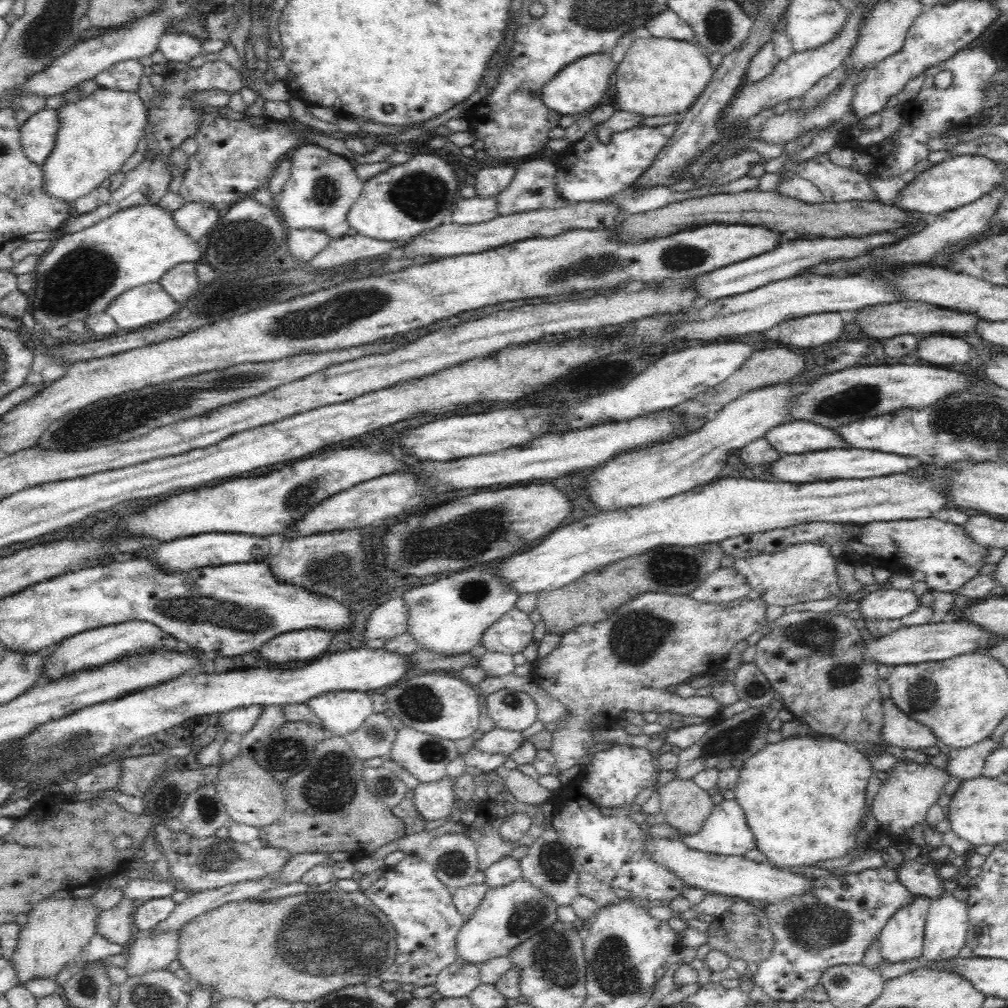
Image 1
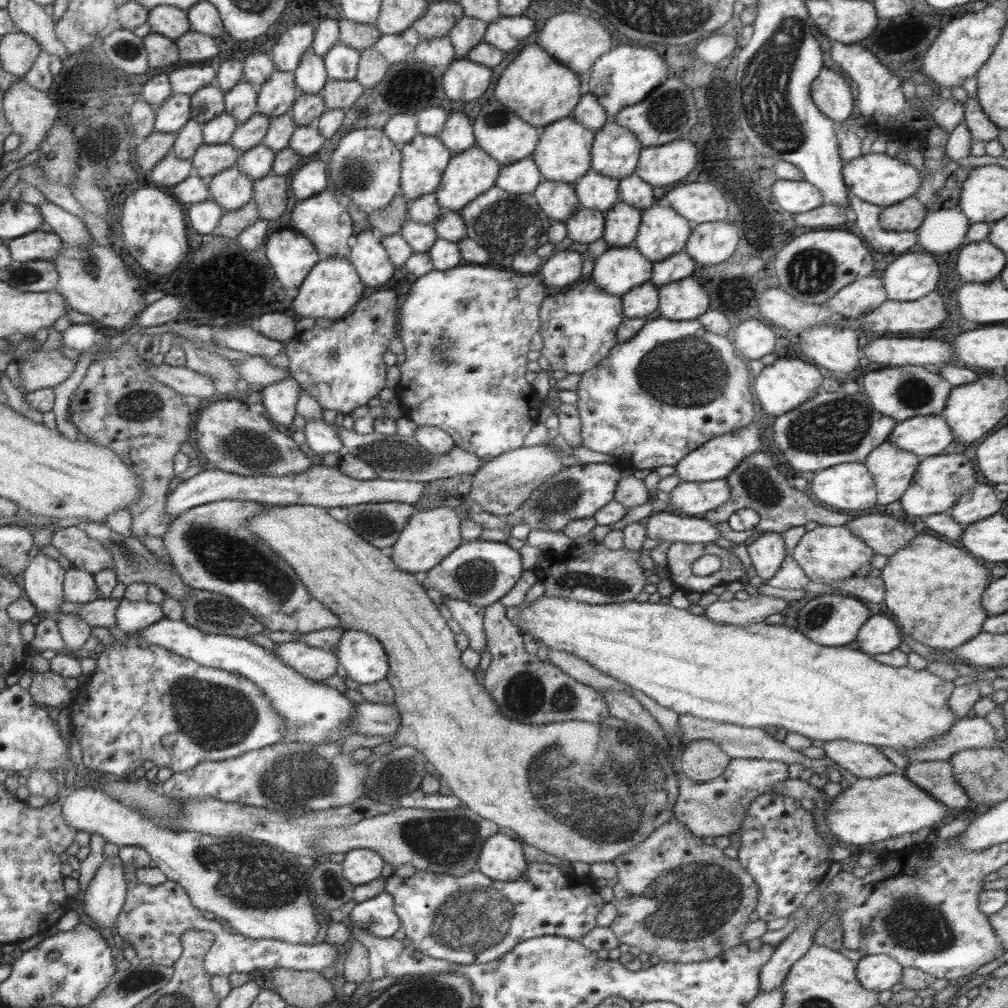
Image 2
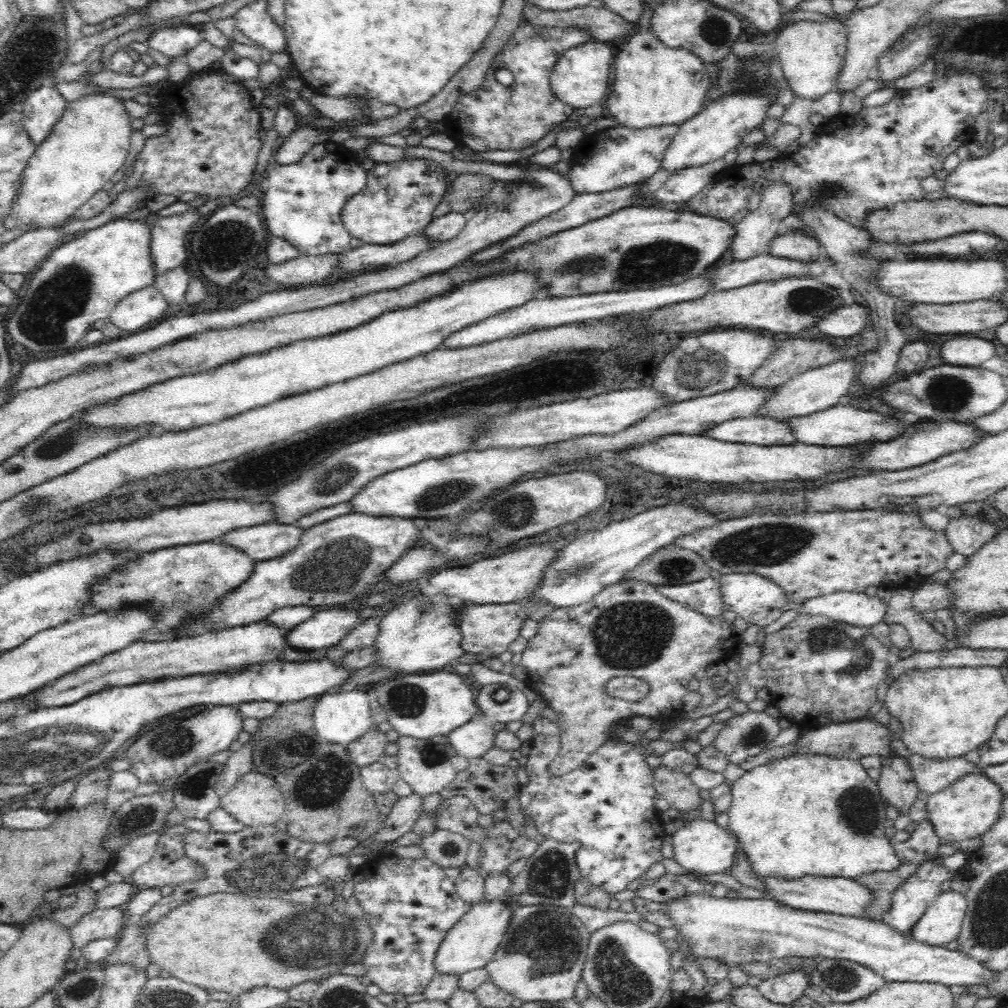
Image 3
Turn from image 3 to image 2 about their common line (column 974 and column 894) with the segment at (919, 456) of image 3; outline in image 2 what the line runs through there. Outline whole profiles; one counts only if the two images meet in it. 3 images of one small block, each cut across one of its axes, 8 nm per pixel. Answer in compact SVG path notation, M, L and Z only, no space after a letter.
M941 414L917 415L896 422L888 436L891 444L922 458L943 454L945 446L953 440L953 433Z

